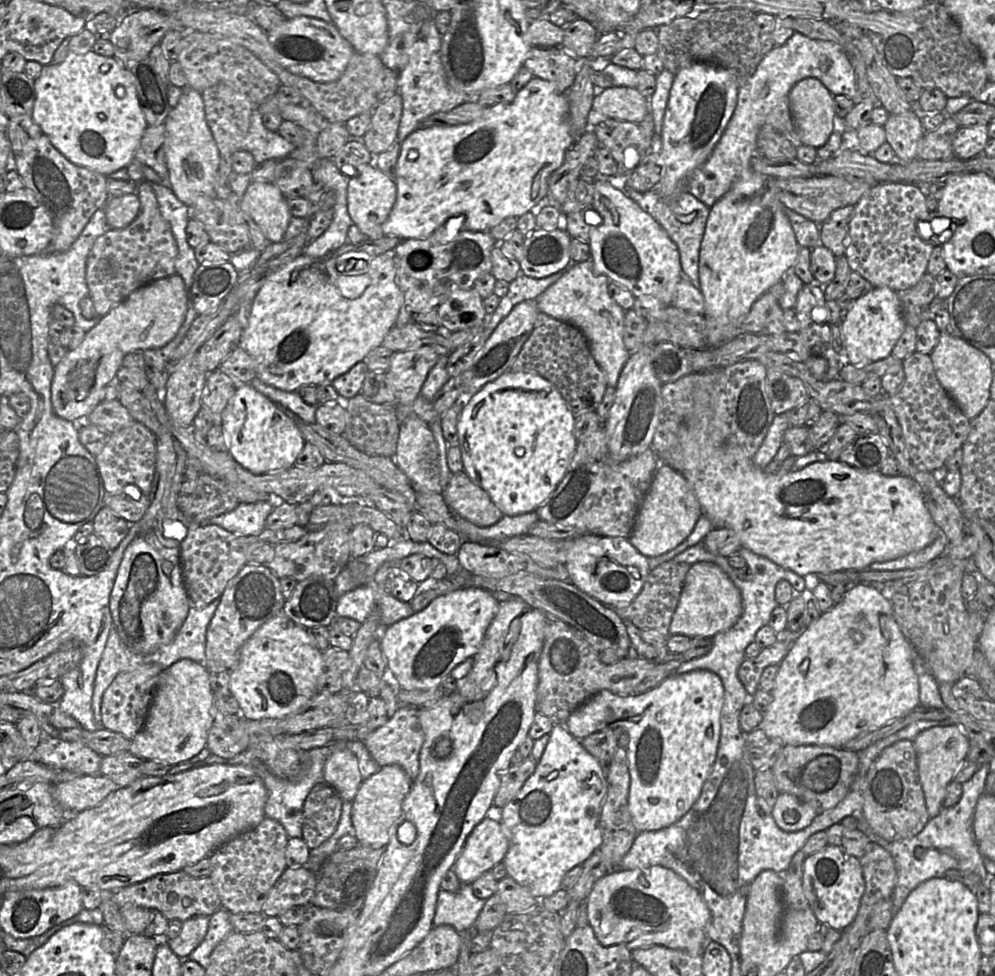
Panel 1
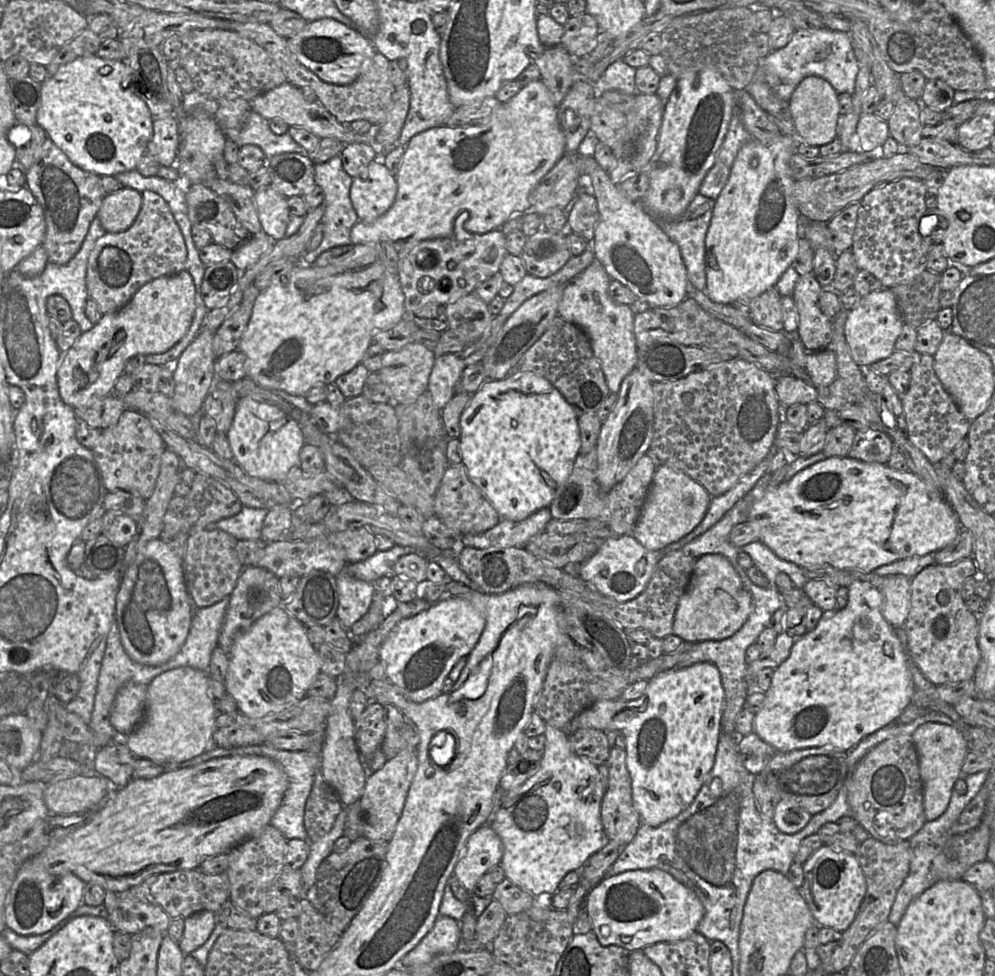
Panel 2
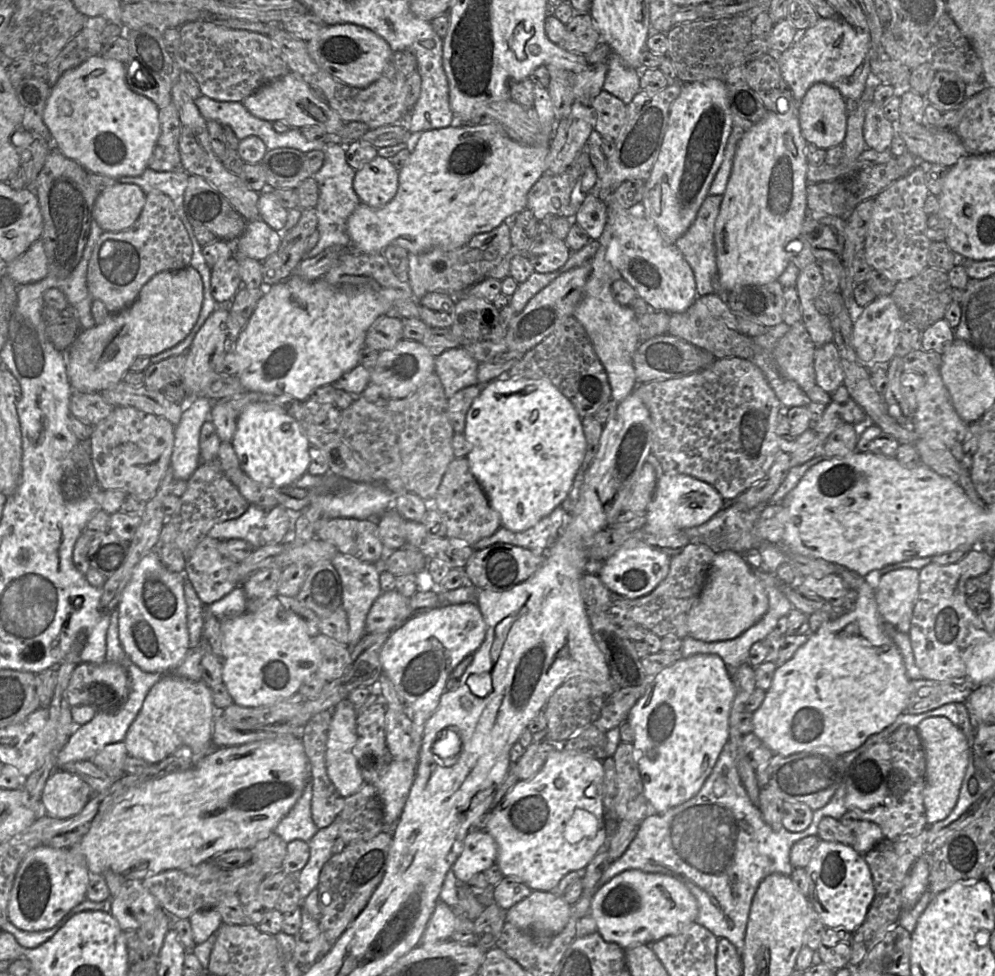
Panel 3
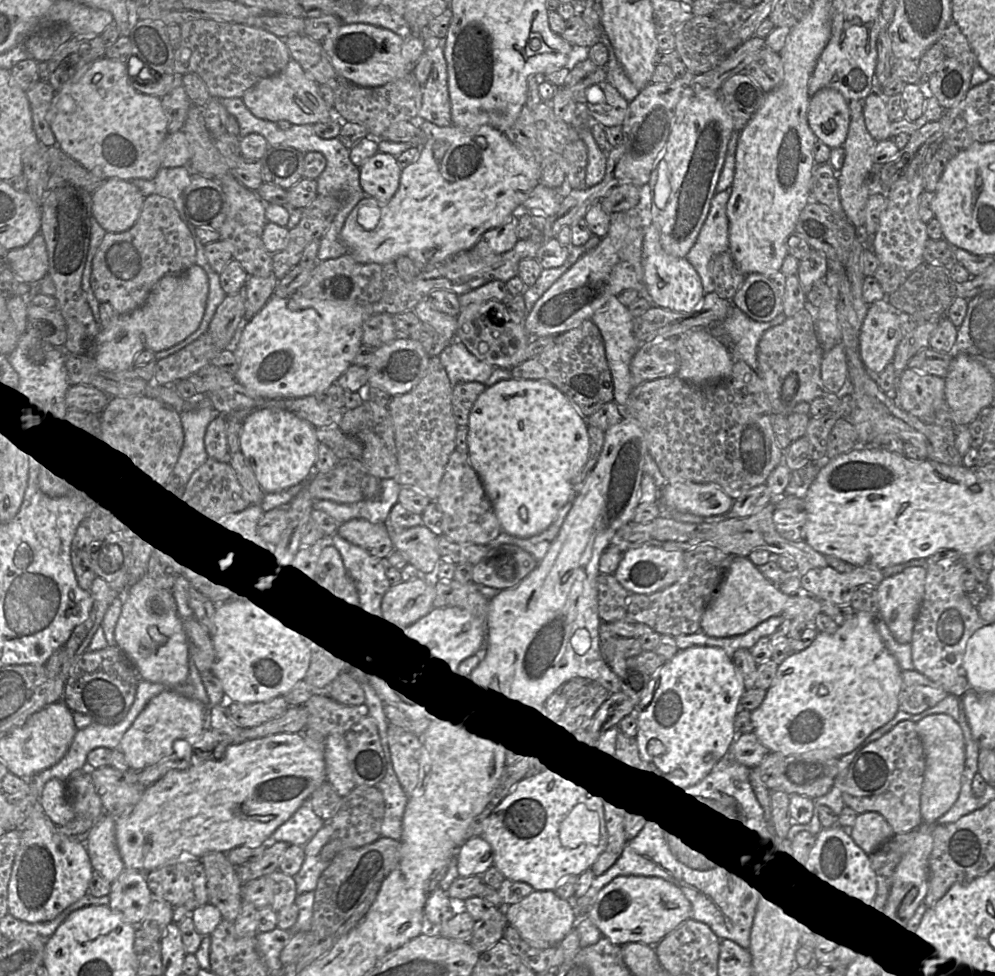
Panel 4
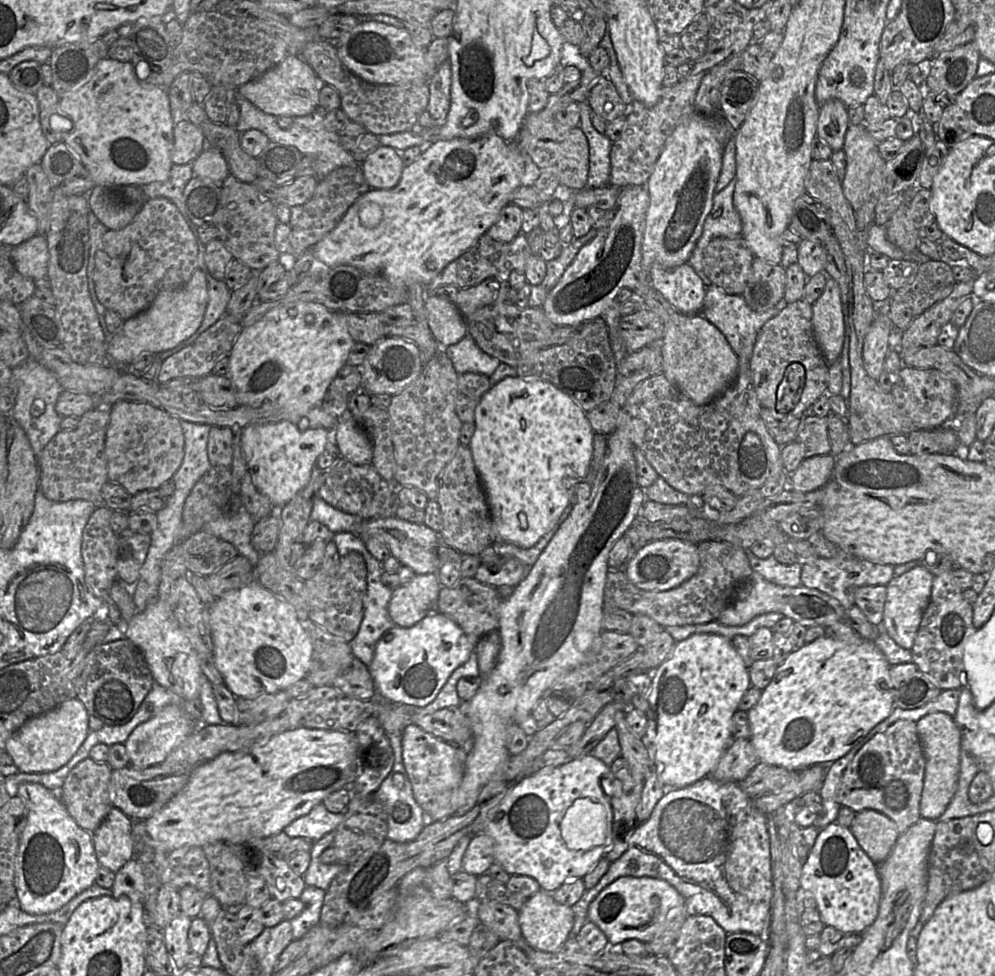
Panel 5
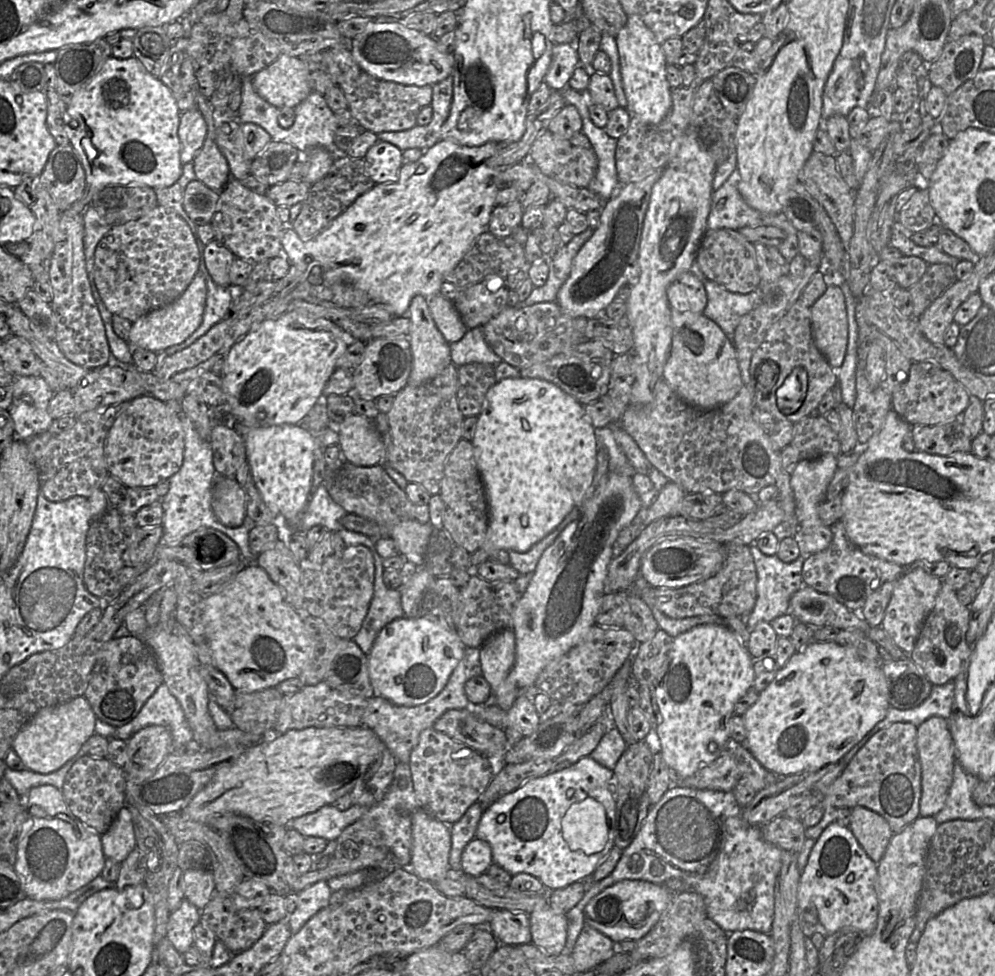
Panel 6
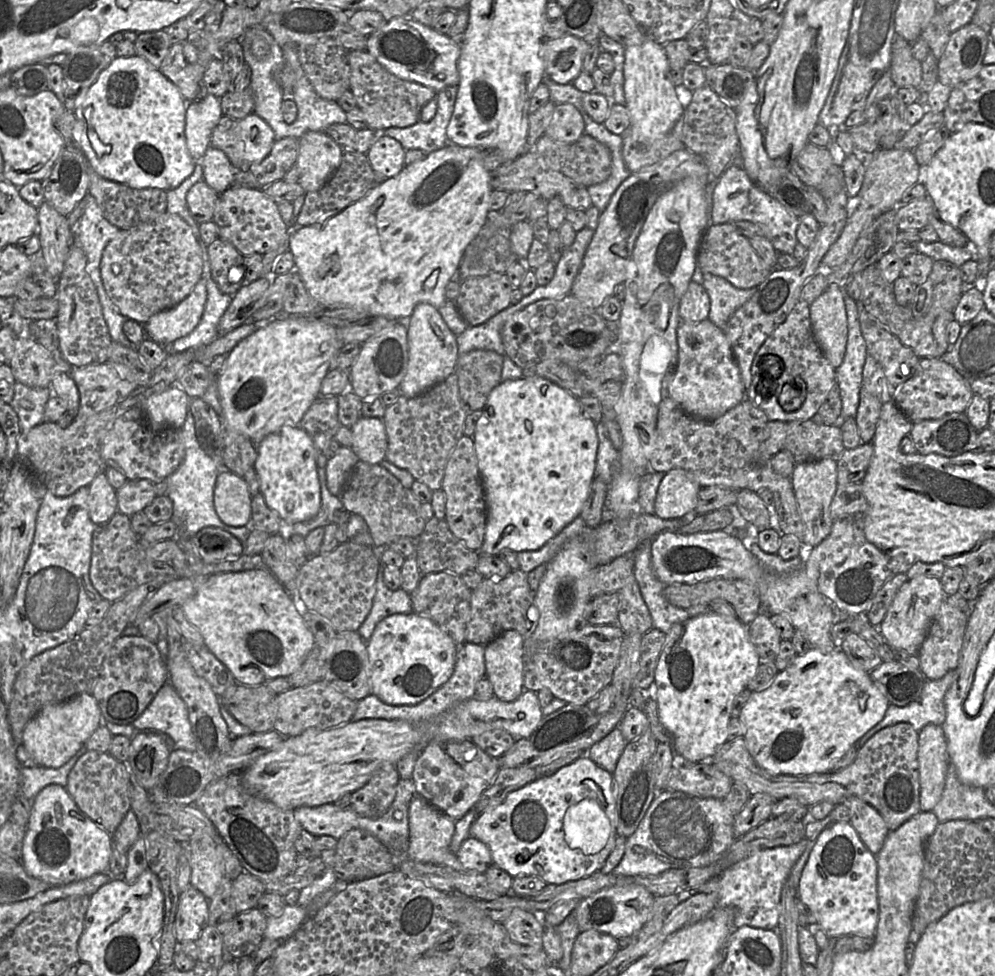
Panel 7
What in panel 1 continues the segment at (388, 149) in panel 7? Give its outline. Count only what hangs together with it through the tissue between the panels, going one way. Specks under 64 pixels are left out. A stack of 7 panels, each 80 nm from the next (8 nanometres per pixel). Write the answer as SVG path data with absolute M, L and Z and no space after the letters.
M374 163L361 166L358 174L351 177L347 186L347 209L352 223L370 240L384 236L382 224L387 220L397 195L396 182L378 169Z

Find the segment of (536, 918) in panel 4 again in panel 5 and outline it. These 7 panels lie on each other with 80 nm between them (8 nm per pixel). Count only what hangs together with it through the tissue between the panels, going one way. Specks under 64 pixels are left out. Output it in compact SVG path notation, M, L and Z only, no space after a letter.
M540 890L528 897L518 911L522 938L533 949L555 953L570 937L574 925L572 907L554 900Z

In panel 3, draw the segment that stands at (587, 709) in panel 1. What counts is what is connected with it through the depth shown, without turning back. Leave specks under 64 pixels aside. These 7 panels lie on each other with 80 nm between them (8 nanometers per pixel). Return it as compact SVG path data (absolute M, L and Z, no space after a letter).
M716 654L681 658L649 678L645 693L630 710L626 722L634 731L633 757L641 775L643 792L655 813L664 813L694 797L711 774L729 740L729 715L734 694L732 677Z

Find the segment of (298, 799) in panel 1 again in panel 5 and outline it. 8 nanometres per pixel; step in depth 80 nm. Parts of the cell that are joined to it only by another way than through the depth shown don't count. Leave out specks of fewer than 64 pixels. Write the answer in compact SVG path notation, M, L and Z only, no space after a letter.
M319 804L309 814L291 822L283 832L291 839L305 838L316 842L327 833L335 831L344 818L344 813L331 813L323 804Z

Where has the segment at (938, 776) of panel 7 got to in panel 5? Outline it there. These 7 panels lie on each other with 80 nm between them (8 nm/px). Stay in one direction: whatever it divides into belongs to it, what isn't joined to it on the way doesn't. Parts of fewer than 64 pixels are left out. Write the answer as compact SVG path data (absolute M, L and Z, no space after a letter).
M933 712L921 717L916 722L916 729L925 759L920 817L936 821L946 810L958 786L962 748L961 730L954 718L944 712Z

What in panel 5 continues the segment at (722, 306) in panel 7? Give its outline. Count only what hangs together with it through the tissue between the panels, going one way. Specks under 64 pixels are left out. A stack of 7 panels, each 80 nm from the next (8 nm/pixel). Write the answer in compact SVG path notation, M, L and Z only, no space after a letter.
M710 284L706 288L706 296L700 314L721 331L739 359L750 361L759 331L784 306L784 300L782 300L776 307L770 310L755 312L747 306L741 295L728 295L722 289Z

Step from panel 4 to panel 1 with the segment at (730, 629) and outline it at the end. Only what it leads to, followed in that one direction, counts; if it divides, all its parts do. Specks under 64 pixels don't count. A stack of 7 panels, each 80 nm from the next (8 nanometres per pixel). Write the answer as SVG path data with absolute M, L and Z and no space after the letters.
M697 562L691 565L686 575L669 633L691 639L713 638L717 633L730 629L742 612L742 595L731 578L712 562Z

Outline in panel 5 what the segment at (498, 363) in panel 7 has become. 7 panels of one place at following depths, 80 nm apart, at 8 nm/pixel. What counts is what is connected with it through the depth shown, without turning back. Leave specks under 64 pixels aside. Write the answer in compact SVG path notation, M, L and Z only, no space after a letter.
M466 372L458 376L455 411L462 423L470 423L474 421L475 409L479 404L482 396L490 388L490 377L484 374Z

